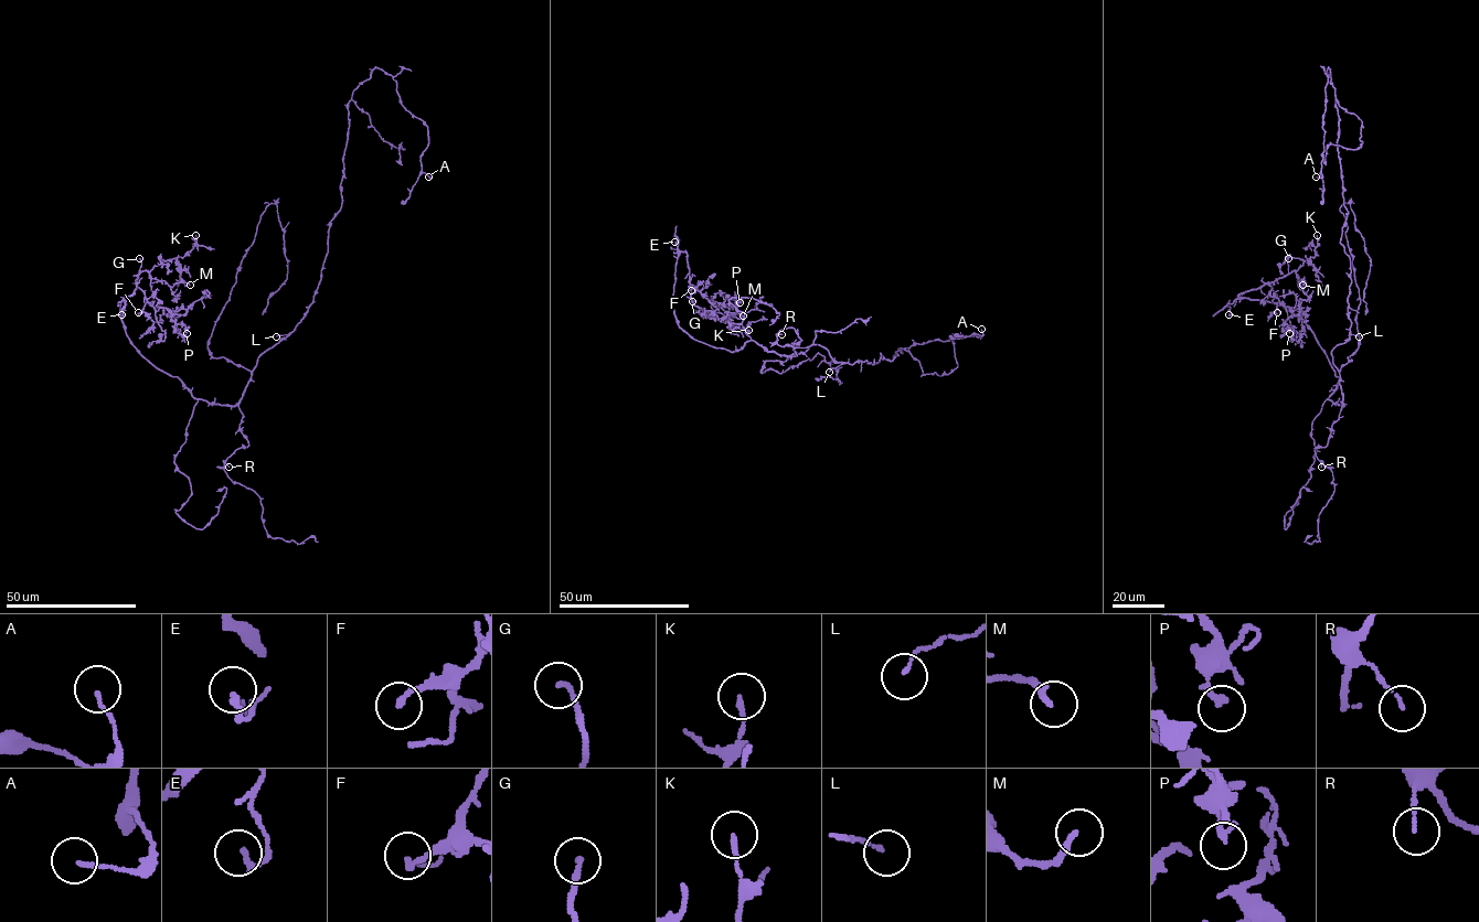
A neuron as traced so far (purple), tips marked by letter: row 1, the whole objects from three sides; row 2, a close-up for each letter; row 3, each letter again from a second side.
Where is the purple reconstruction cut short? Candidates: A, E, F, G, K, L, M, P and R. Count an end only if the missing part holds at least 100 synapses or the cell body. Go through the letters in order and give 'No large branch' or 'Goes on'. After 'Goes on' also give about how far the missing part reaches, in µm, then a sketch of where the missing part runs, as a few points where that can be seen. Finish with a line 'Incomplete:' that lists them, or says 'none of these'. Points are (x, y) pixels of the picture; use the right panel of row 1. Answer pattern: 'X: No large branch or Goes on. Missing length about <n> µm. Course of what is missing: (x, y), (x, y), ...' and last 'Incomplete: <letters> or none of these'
A: No large branch
E: No large branch
F: No large branch
G: No large branch
K: No large branch
L: No large branch
M: No large branch
P: No large branch
R: No large branch
Incomplete: none of these

